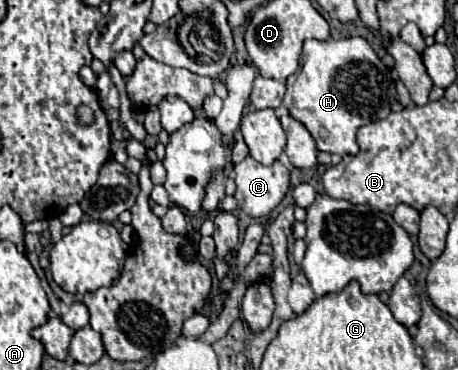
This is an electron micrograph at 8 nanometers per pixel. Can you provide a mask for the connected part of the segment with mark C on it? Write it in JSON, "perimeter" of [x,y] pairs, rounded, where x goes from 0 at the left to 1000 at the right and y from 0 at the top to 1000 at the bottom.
{"perimeter":[[[539,422],[513,449],[513,497],[522,562],[539,584],[574,589],[622,535],[635,503],[635,465],[609,432],[592,449],[574,449]]]}

